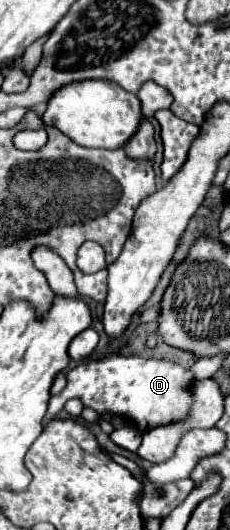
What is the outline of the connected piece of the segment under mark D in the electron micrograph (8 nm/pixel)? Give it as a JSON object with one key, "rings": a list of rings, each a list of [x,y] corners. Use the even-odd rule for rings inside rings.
{"rings":[[[107,354],[103,358],[87,360],[73,370],[67,372],[67,386],[51,396],[49,410],[45,416],[45,424],[53,420],[69,398],[81,398],[85,406],[101,412],[115,412],[127,416],[141,432],[149,428],[169,424],[173,420],[185,418],[191,406],[191,394],[187,386],[193,382],[189,370],[181,368],[179,364],[157,360],[157,358],[141,358],[141,356],[121,356],[121,354]],[[147,406],[147,418],[143,408]]]}

